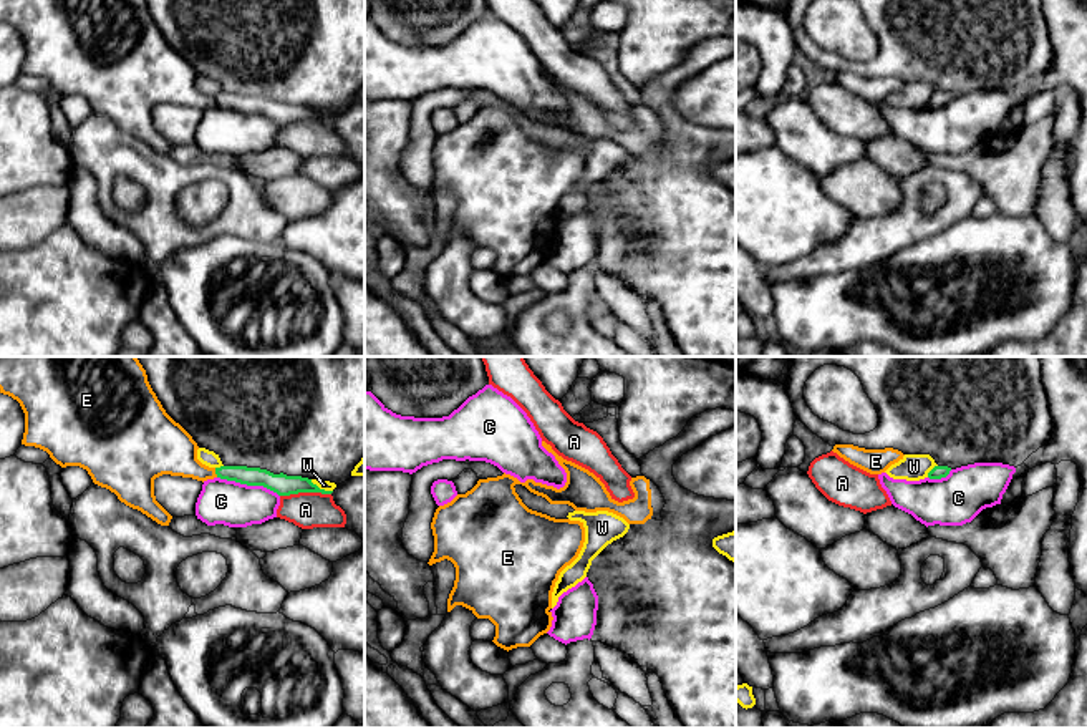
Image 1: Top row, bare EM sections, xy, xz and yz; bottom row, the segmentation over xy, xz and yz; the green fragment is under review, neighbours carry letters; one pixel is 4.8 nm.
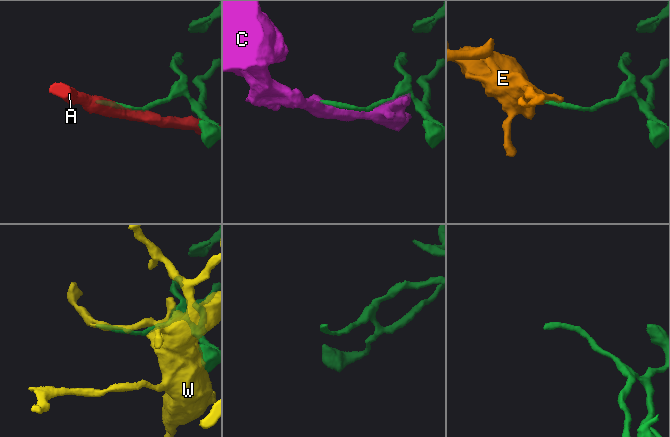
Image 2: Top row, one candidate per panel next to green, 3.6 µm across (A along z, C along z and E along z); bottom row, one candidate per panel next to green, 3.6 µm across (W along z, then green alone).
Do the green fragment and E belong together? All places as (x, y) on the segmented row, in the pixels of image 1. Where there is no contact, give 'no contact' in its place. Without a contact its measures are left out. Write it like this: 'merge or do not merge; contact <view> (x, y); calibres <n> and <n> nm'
do not merge; contact xy (216, 473); calibres 100 and 240 nm

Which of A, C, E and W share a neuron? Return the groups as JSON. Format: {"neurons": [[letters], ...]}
{"neurons": [["A"], ["C"], ["E"], ["W"]]}

